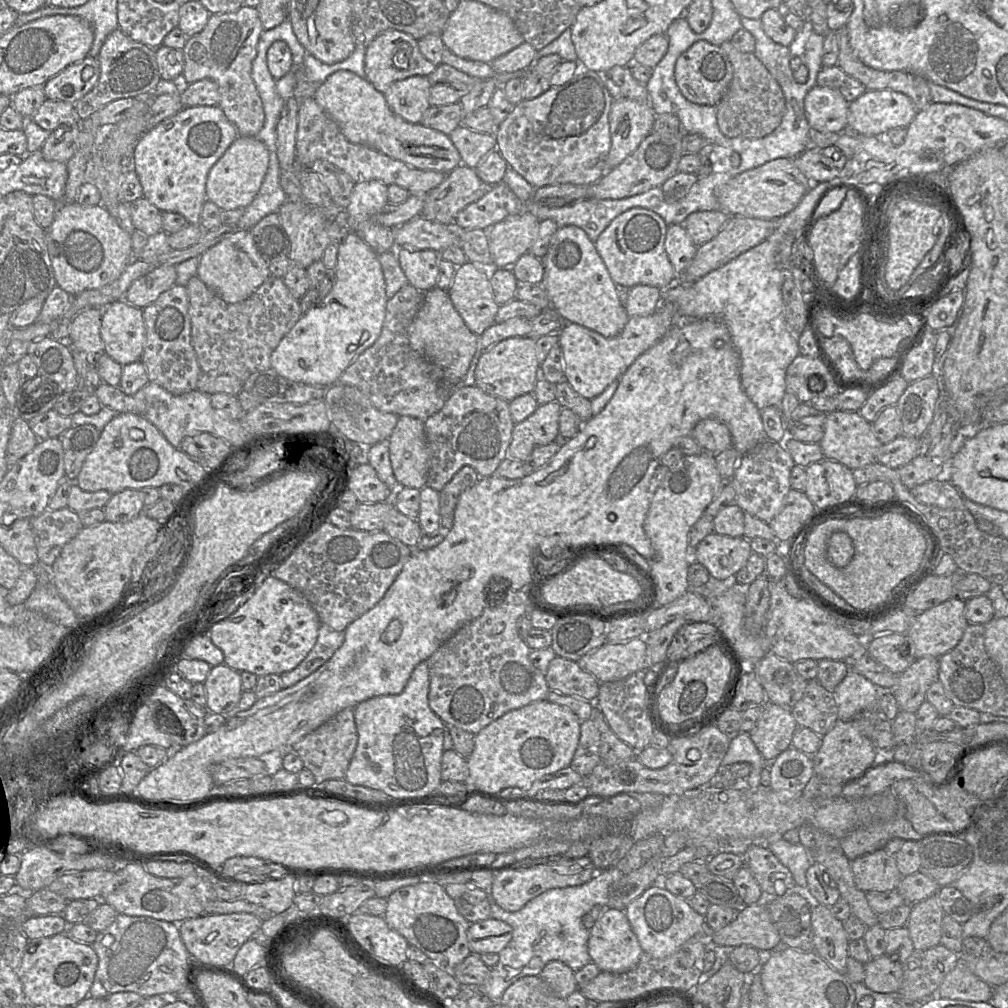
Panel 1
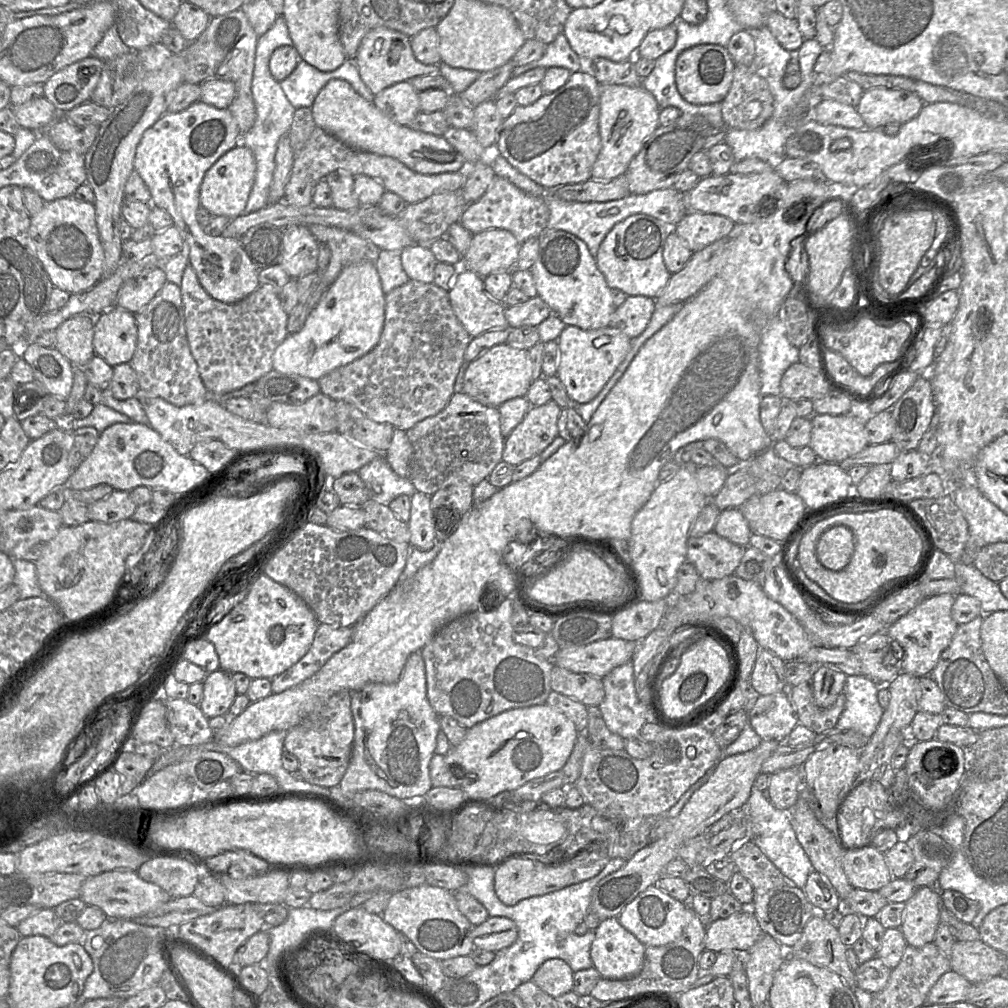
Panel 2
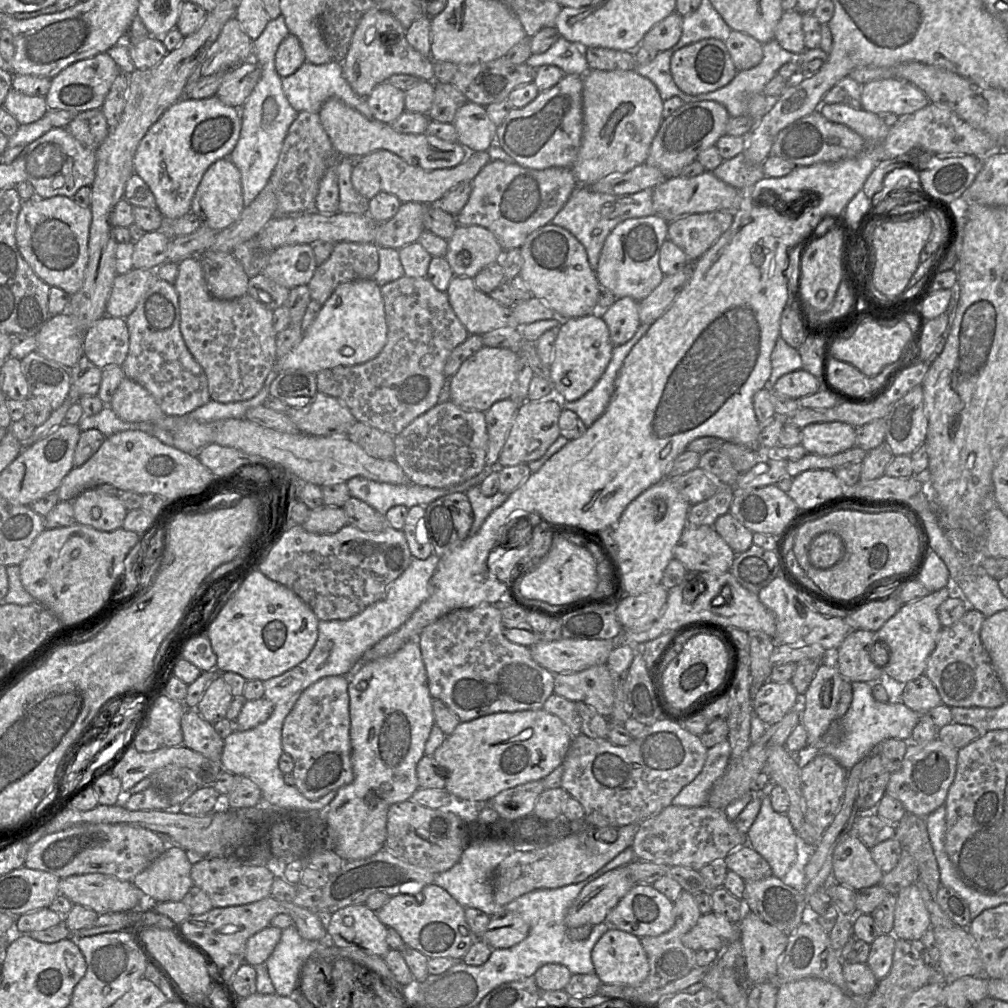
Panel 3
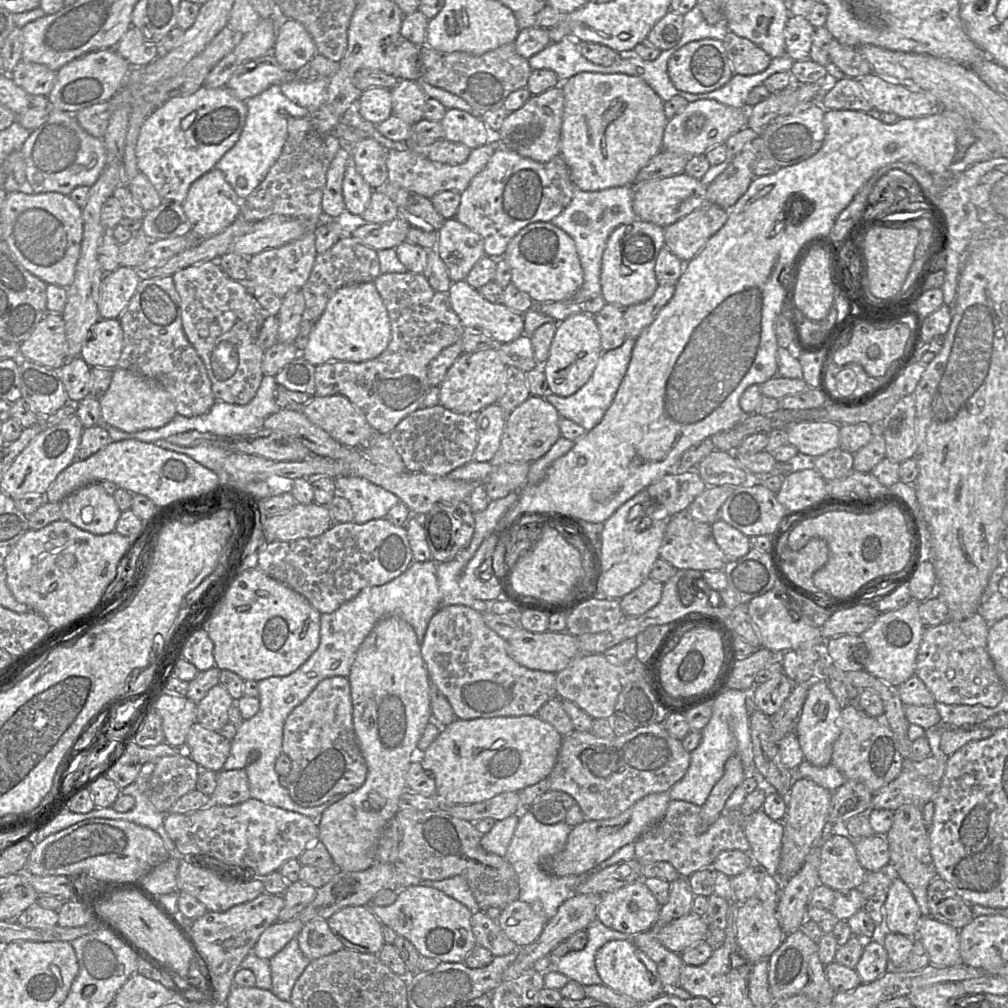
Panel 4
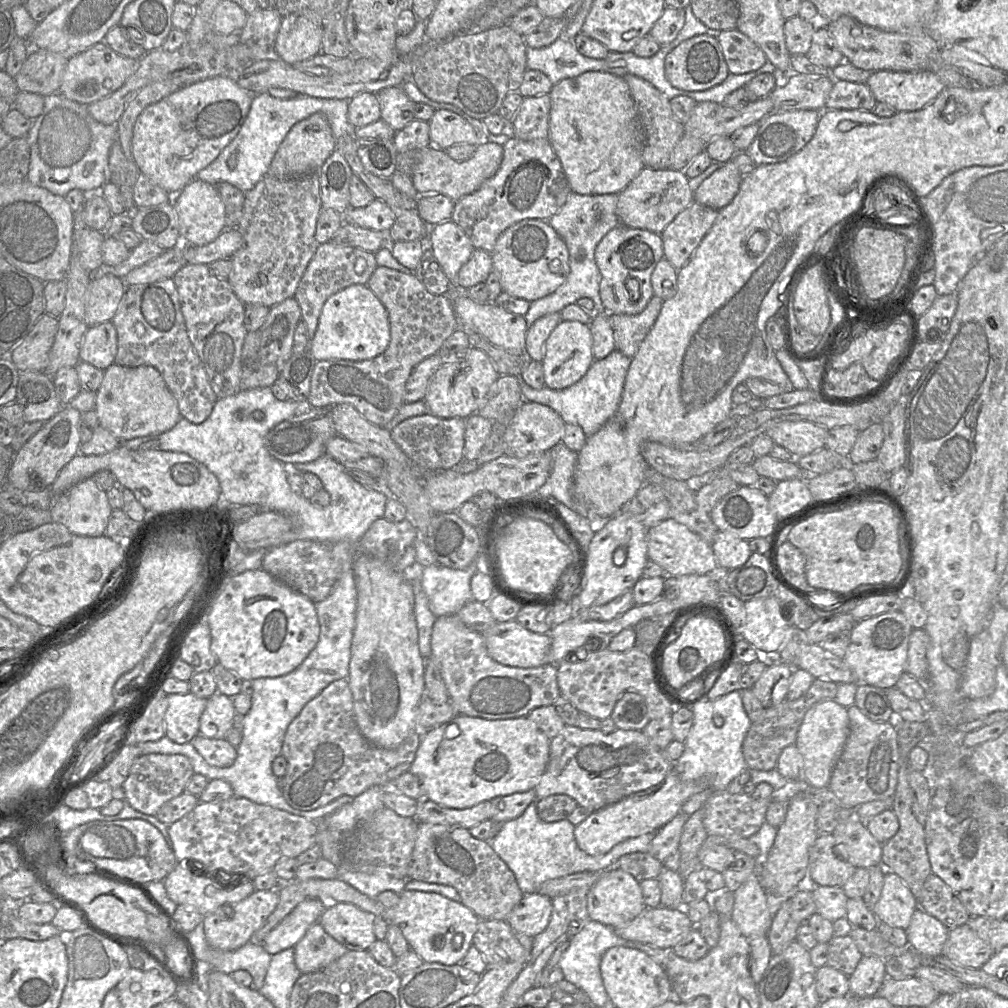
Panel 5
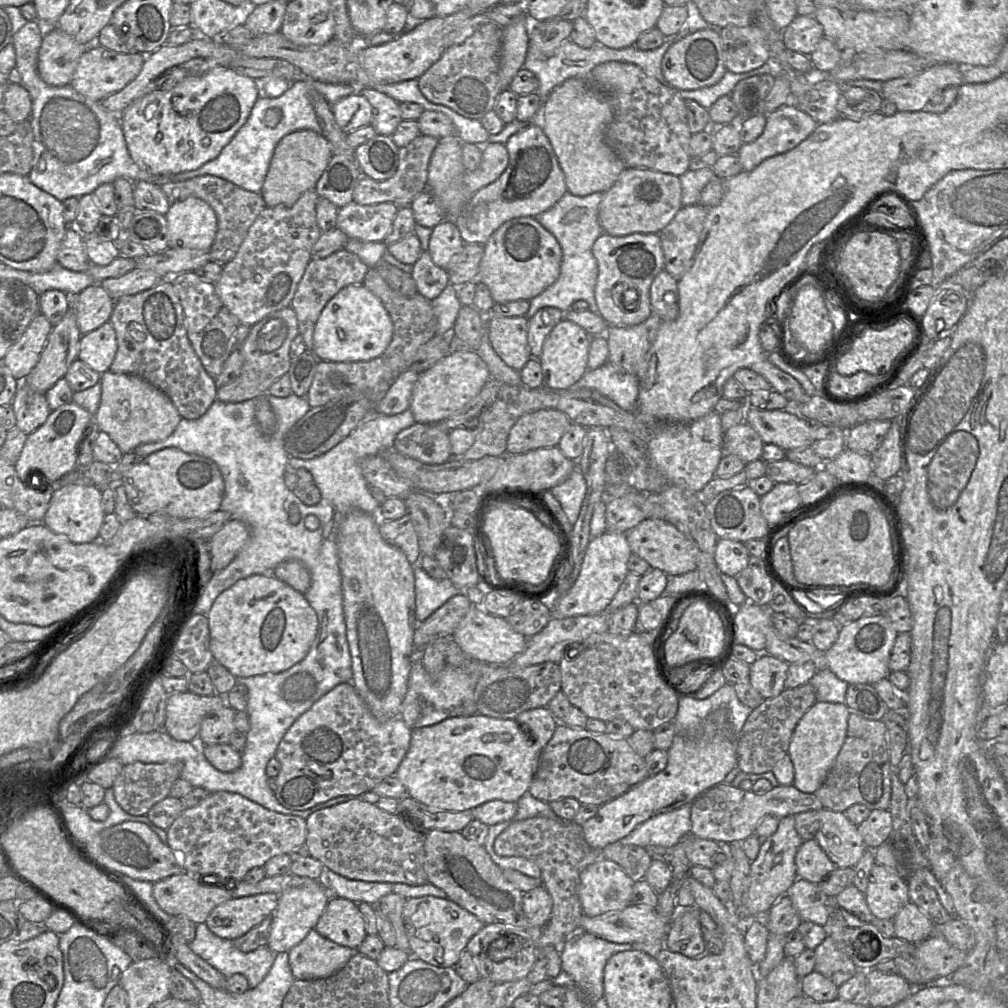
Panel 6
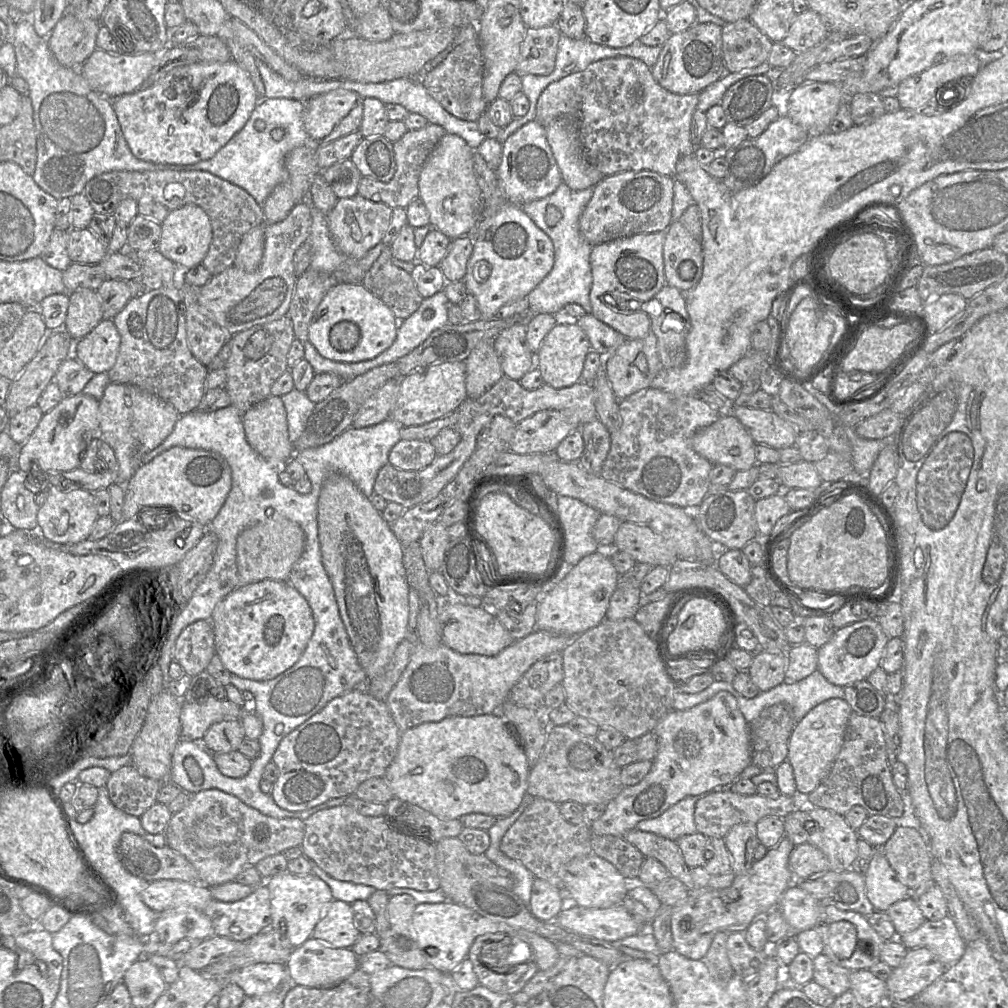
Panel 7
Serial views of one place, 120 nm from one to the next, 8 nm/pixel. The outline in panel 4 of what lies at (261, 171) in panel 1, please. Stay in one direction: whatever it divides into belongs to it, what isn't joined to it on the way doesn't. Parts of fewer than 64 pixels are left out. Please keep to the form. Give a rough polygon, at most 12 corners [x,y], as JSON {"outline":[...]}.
{"outline":[[213,168],[182,208],[190,234],[209,237],[240,215],[241,199]]}

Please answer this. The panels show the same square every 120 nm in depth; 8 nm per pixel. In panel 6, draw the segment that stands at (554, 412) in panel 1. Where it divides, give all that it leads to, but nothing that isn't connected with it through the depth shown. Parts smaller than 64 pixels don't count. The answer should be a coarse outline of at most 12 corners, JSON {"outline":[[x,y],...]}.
{"outline":[[555,409],[519,418],[506,454],[556,447],[572,424]]}

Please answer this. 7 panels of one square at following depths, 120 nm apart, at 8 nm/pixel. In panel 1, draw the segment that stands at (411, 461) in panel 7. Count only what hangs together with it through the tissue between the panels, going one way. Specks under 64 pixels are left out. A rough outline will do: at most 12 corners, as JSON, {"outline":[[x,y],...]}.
{"outline":[[454,388],[424,422],[426,486],[467,465],[493,475],[508,455],[508,401]]}

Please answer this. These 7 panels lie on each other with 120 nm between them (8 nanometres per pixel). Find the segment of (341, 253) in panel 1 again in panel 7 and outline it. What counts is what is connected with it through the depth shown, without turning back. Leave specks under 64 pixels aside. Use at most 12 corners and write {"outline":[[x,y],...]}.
{"outline":[[338,283],[309,341],[327,359],[371,360],[399,320],[362,283]]}

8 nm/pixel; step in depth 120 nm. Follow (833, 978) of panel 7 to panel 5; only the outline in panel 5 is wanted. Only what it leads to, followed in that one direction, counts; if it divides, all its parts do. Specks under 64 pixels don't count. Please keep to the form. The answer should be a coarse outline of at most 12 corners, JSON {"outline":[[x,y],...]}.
{"outline":[[849,935],[833,936],[826,965],[849,977],[863,957]]}

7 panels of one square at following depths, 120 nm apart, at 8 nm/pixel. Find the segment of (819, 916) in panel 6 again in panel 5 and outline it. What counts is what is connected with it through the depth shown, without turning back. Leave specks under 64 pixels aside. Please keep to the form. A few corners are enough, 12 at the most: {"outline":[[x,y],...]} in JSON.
{"outline":[[810,885],[816,912],[831,922],[846,917],[842,887]]}

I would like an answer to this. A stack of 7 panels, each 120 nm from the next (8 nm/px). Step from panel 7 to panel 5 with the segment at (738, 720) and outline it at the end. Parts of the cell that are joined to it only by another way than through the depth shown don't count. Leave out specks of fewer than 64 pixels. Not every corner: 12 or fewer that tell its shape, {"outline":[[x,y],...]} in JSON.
{"outline":[[708,779],[661,783],[592,812],[575,826],[598,856],[656,832]]}

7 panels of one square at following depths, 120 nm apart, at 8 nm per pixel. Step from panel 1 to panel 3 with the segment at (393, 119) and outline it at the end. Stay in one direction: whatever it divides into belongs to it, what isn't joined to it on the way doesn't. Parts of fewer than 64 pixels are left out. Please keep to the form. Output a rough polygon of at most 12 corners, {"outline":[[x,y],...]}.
{"outline":[[328,99],[318,115],[335,152],[387,150],[439,170],[471,153],[427,133],[402,134]]}

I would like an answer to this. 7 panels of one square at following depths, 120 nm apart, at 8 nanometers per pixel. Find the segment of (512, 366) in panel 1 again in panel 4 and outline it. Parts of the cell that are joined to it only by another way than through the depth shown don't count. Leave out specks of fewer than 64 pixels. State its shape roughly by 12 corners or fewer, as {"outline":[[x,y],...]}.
{"outline":[[497,349],[463,353],[439,405],[476,415],[497,403],[507,366]]}

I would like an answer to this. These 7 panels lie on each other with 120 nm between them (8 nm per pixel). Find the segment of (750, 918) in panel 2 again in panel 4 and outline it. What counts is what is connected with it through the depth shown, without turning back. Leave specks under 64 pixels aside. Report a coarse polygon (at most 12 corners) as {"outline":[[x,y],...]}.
{"outline":[[690,912],[661,928],[658,940],[681,954],[705,940],[707,923]]}

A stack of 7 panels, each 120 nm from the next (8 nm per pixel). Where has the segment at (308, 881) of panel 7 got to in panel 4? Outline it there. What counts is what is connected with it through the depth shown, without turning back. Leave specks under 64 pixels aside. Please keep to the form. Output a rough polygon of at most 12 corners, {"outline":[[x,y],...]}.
{"outline":[[297,919],[266,928],[252,949],[270,959],[303,928]]}

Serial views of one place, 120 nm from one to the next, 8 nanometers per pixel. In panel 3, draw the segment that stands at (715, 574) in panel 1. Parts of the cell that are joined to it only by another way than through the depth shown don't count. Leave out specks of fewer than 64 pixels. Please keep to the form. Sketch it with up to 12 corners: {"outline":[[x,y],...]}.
{"outline":[[713,526],[687,527],[673,556],[689,572],[723,574],[736,553]]}

